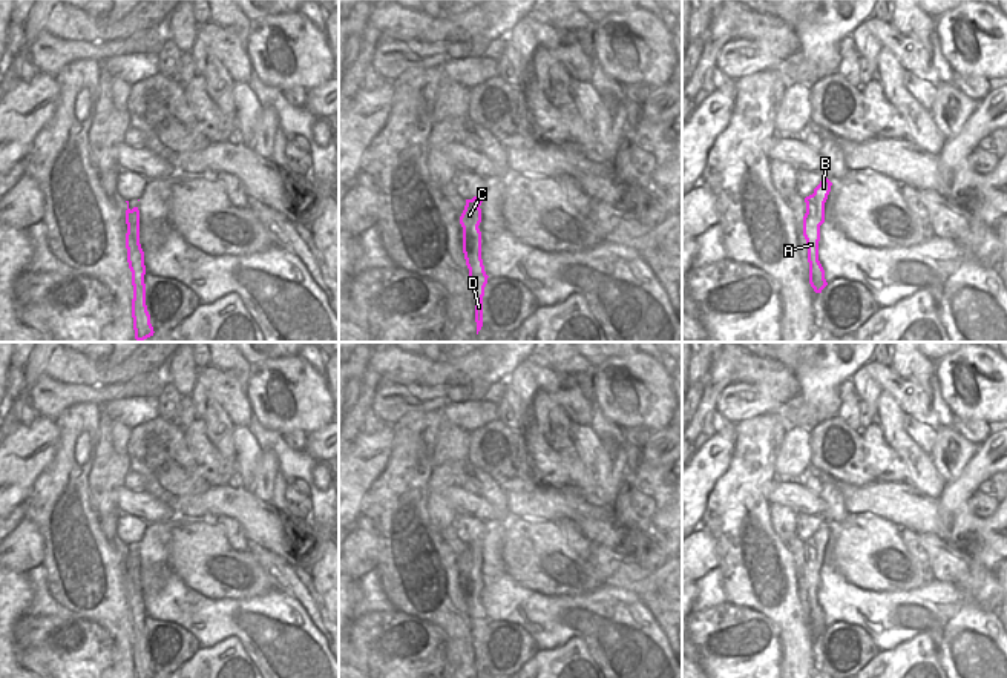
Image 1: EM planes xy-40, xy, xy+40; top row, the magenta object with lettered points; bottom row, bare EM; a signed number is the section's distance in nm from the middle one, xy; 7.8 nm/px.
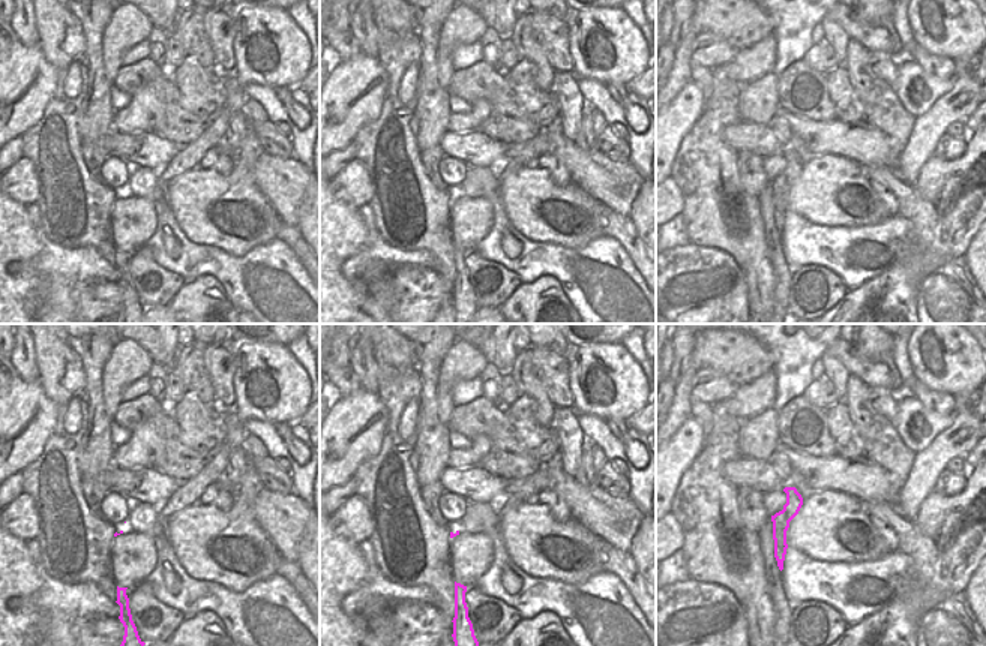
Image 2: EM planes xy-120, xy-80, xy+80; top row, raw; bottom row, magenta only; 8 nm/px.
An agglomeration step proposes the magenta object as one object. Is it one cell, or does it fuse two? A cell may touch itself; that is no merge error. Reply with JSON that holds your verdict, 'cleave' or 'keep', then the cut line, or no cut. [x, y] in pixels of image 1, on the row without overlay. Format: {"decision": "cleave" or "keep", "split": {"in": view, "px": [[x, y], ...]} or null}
{"decision": "keep", "split": null}

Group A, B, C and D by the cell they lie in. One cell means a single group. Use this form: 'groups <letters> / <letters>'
groups A B C D

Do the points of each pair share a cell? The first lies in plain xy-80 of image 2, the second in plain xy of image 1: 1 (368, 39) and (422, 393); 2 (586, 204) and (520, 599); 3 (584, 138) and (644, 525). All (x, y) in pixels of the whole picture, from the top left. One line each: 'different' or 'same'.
1: same
2: different
3: different

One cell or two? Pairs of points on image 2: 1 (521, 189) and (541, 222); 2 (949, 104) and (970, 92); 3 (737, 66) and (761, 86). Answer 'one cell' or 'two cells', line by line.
1: one cell
2: one cell
3: two cells

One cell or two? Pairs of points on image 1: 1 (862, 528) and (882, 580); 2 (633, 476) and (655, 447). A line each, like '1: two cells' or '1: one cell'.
1: one cell
2: one cell

